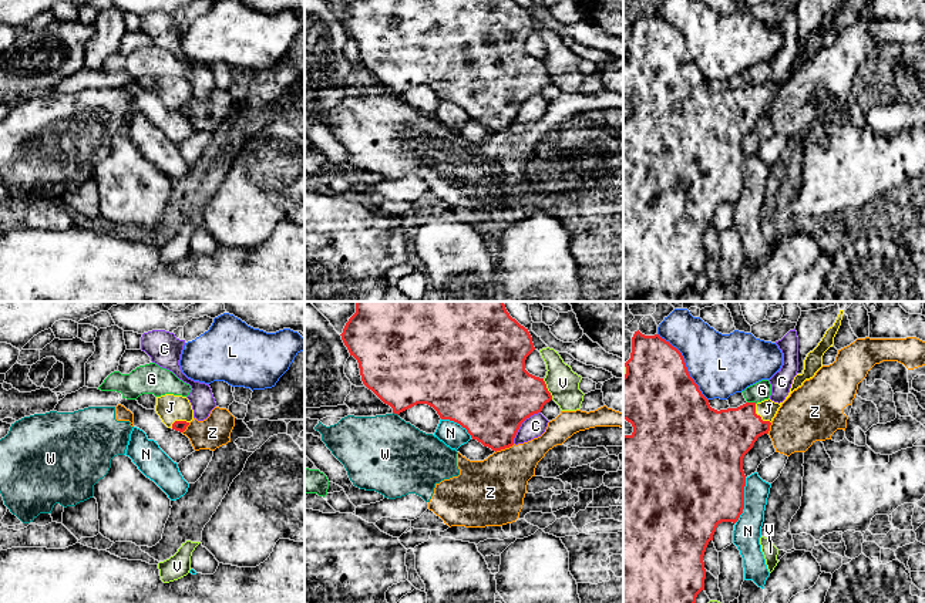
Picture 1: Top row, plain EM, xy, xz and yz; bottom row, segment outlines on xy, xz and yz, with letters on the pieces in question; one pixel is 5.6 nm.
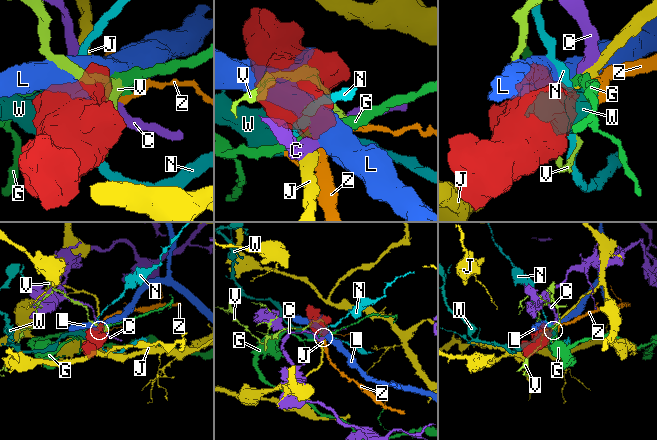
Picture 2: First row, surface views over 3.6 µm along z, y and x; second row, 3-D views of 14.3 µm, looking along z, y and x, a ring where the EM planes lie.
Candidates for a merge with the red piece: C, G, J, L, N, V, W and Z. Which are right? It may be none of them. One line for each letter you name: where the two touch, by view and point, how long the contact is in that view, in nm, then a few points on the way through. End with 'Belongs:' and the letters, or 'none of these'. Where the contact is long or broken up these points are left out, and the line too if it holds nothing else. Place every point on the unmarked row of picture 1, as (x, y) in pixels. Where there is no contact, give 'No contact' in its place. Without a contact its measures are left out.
J: Touches red at yz (759, 97). Shared border 140 nm. Path across: yz (722, 120), (759, 97), (767, 90)
Belongs: J

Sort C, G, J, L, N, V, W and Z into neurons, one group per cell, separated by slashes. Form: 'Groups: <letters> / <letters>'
Groups: C / G / J / L / N / V / W Z

